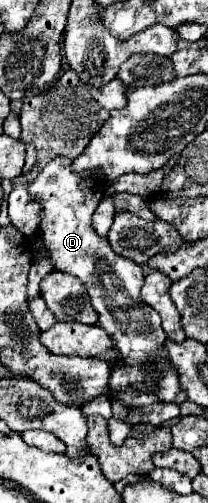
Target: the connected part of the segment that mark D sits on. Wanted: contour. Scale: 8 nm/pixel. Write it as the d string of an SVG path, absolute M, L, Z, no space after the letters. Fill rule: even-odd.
M58 156L42 168L40 176L28 186L28 192L44 208L40 236L50 250L54 268L78 276L88 286L88 296L94 310L98 312L98 324L108 332L108 336L112 336L118 366L110 376L108 388L120 392L136 388L154 392L164 404L182 404L186 394L178 382L176 368L172 364L160 364L166 340L166 334L160 326L160 316L152 306L140 302L144 270L136 262L114 254L114 250L108 246L108 240L100 238L92 228L92 214L104 196L100 186L92 180L80 178L72 170L70 158ZM146 364L154 364L154 370L150 372Z

